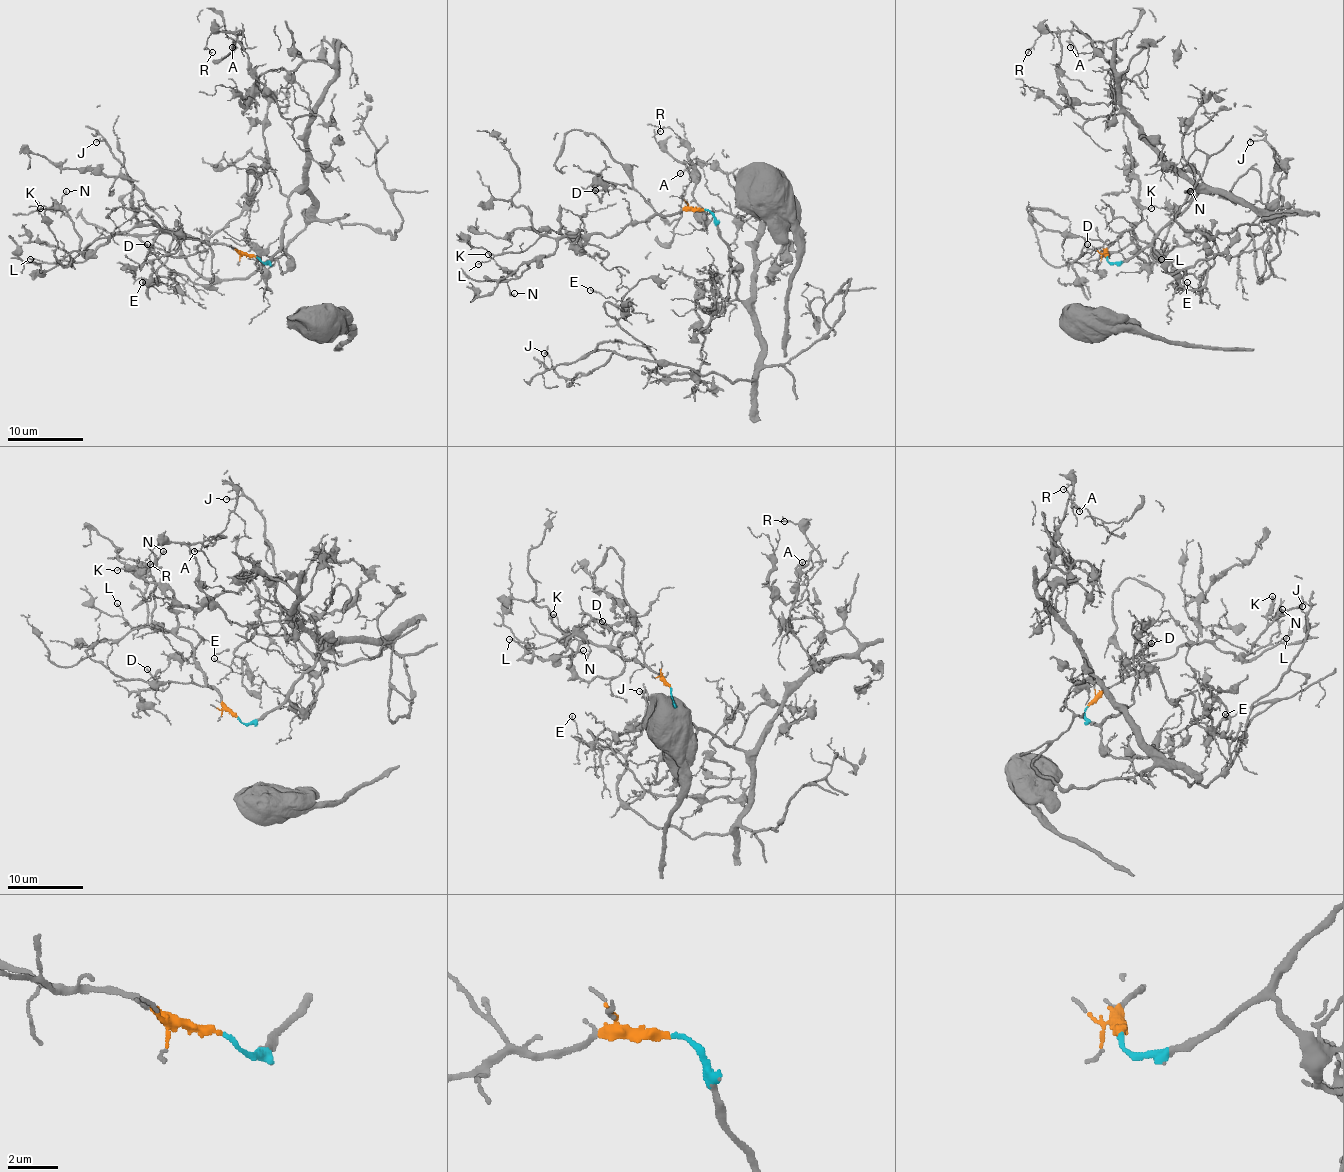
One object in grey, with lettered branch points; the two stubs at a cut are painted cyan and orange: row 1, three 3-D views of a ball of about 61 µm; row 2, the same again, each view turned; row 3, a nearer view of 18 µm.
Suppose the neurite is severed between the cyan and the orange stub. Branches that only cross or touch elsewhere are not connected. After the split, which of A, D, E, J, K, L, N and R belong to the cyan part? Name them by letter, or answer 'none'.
A, E, J, R

